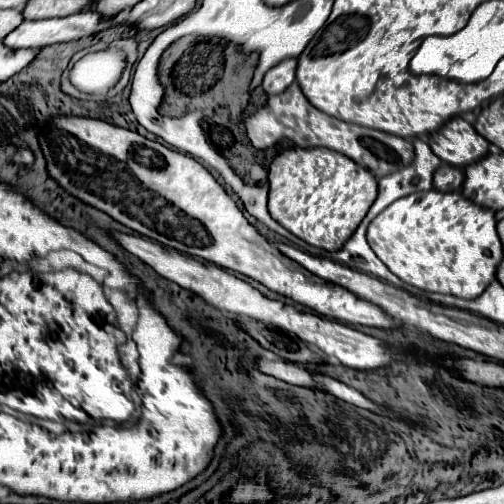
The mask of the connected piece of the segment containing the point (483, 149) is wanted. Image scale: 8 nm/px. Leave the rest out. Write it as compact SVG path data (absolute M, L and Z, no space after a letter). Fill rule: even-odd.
M451 118L441 130L437 130L437 132L433 132L429 136L429 146L431 146L431 150L443 162L447 162L451 166L457 166L457 168L465 168L465 166L477 162L479 158L483 158L487 154L489 142L479 132L475 132L473 126L467 120L463 120L463 118Z

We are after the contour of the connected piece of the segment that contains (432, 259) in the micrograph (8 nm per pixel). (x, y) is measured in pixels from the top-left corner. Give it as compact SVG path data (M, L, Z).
M415 192L387 206L367 230L367 242L379 260L403 282L421 288L425 292L453 294L459 298L477 298L495 278L503 250L497 236L497 220L493 210L475 206L475 202L463 198L459 192Z

